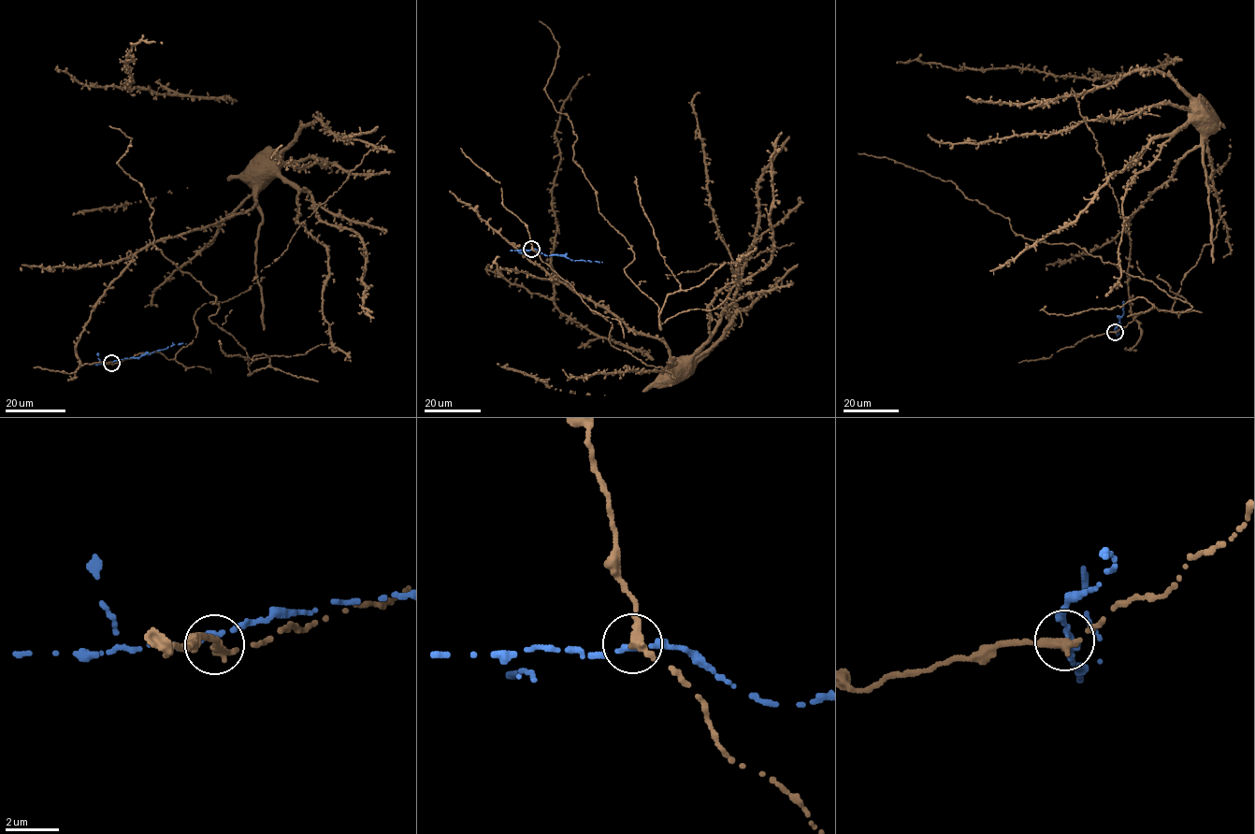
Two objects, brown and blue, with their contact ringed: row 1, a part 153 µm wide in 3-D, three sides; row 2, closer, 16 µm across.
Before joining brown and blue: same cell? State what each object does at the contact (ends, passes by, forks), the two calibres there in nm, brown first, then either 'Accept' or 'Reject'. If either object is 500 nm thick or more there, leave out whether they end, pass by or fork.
At the ring brown ends. At the ring blue passes by. Thickness 440 nm (brown) against 190 nm. Reject

